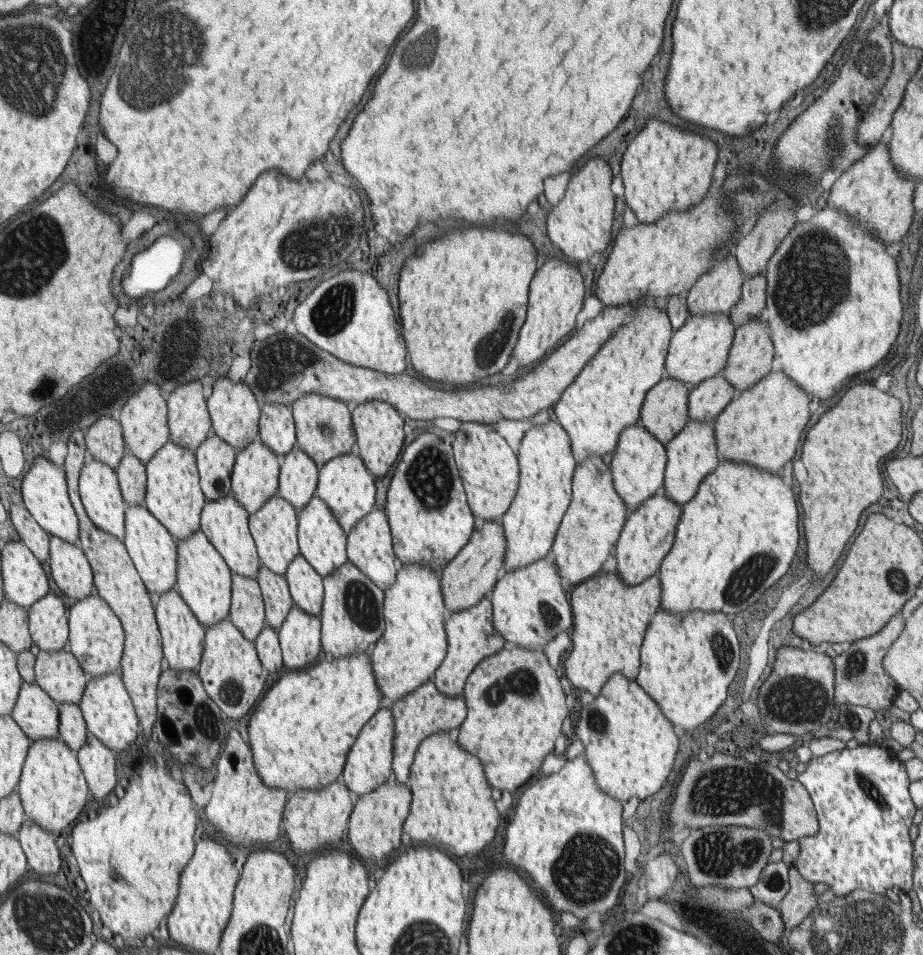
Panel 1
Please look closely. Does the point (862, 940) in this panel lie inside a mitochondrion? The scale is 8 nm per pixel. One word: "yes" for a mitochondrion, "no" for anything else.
yes

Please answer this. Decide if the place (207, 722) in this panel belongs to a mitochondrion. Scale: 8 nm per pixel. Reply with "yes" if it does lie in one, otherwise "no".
yes

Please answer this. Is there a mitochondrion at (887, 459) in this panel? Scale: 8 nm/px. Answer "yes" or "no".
no

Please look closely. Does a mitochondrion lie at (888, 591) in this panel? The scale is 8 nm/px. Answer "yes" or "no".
yes

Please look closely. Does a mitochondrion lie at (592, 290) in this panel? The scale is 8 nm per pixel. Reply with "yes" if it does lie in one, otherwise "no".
no

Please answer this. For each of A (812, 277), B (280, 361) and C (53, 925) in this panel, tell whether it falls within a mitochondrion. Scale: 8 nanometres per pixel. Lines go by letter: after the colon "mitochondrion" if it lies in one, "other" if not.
A: mitochondrion
B: mitochondrion
C: mitochondrion

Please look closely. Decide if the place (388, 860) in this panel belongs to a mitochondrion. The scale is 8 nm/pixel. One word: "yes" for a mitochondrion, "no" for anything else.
no

